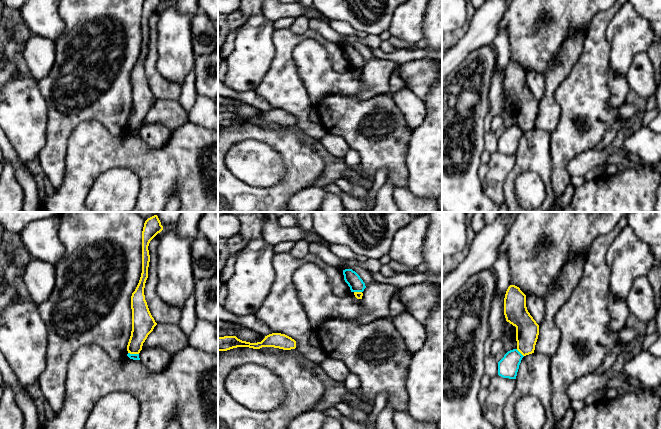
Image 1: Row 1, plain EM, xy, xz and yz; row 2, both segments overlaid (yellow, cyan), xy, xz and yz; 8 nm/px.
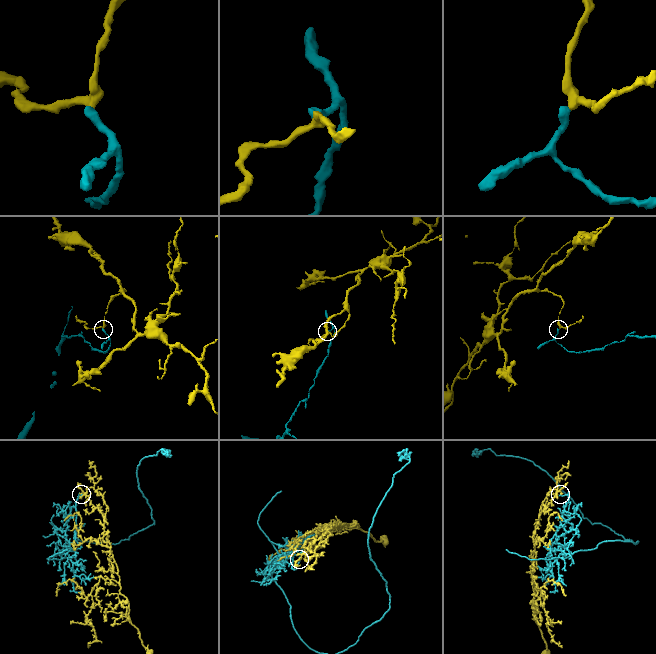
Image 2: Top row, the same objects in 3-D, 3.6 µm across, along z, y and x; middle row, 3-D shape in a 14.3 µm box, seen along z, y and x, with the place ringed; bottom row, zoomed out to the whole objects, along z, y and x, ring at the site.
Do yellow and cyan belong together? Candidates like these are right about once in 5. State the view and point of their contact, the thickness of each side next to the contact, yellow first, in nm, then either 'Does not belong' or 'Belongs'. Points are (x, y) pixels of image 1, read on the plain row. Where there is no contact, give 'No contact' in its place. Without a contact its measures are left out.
Touches yellow at xy (133, 129). Thickness 180 nm (yellow) against 50 nm. Does not belong

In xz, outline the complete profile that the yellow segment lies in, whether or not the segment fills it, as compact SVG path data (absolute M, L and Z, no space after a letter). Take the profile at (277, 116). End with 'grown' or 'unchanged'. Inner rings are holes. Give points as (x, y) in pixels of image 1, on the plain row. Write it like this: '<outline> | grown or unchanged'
M272 109L257 119L250 119L238 115L236 112L218 113L218 127L227 127L237 123L249 123L260 125L262 123L274 123L283 126L291 126L296 124L296 117L291 113L281 110Z | unchanged

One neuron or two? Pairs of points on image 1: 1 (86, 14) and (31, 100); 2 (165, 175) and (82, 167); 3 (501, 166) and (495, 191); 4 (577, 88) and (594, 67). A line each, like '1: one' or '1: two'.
1: two
2: one
3: one
4: one

